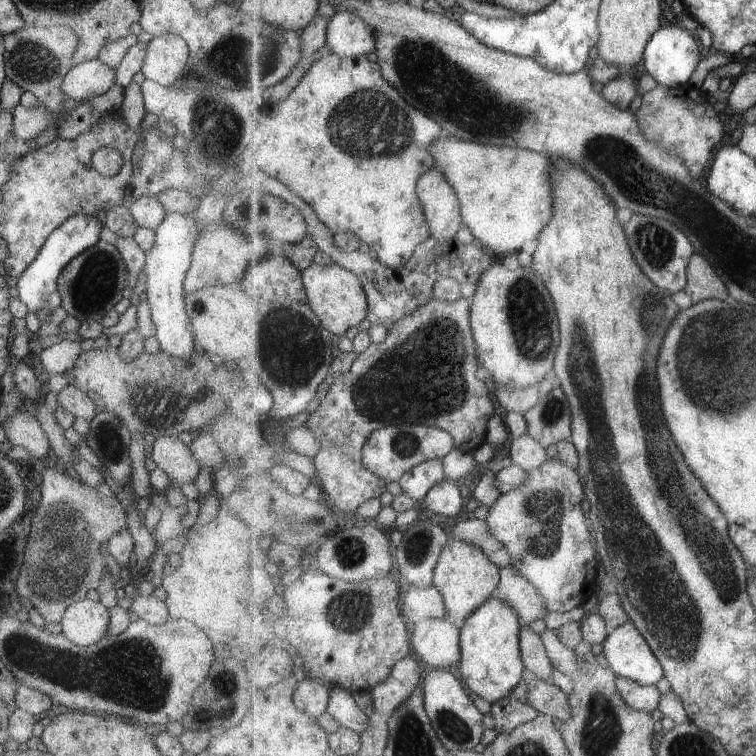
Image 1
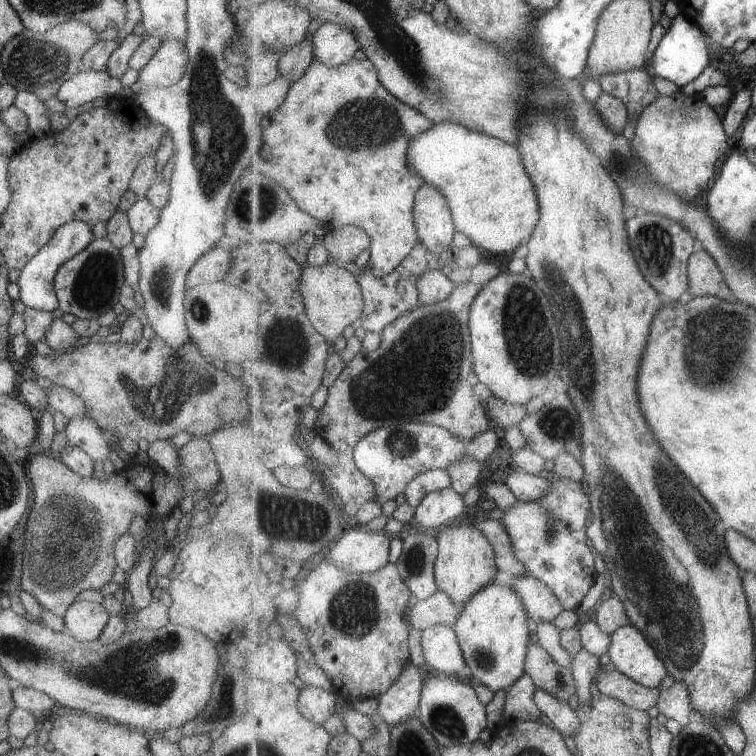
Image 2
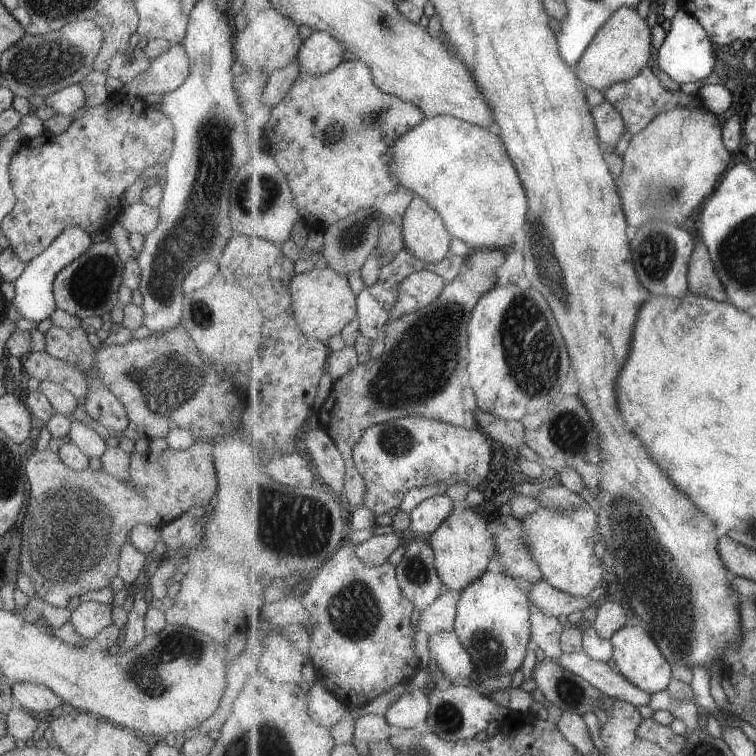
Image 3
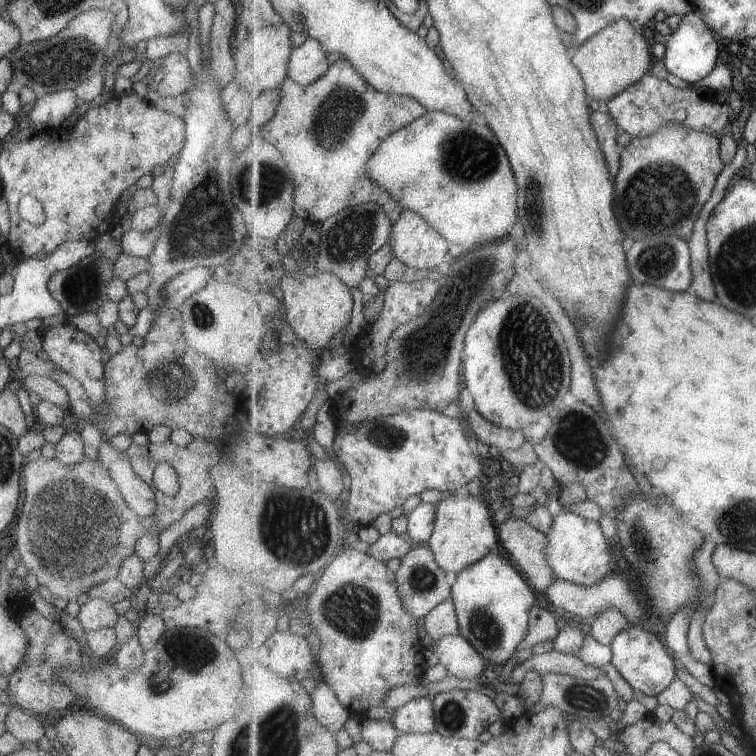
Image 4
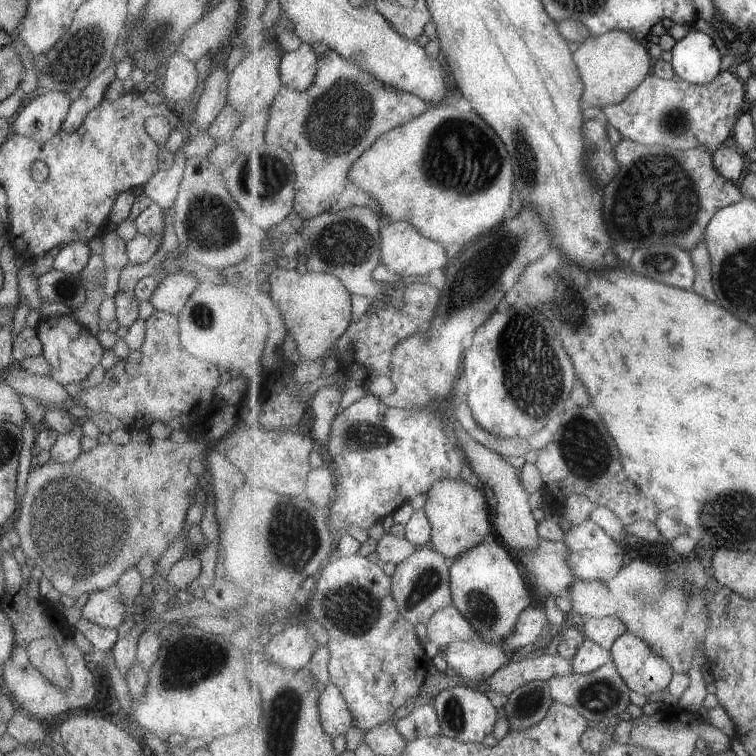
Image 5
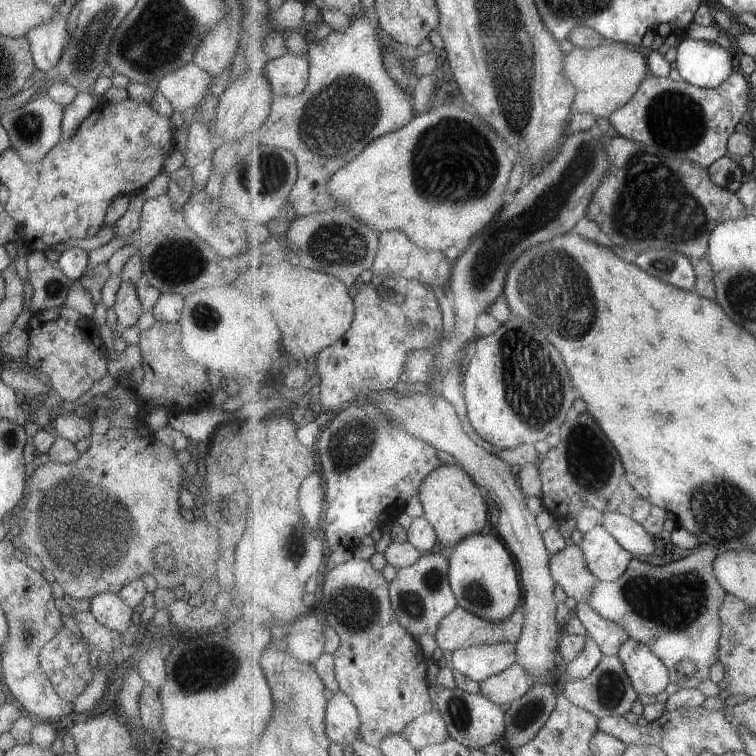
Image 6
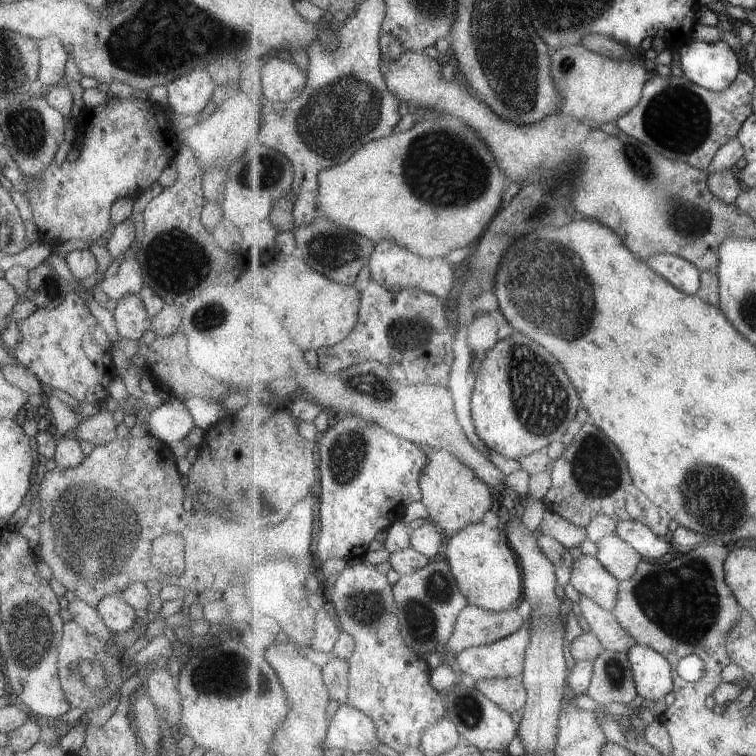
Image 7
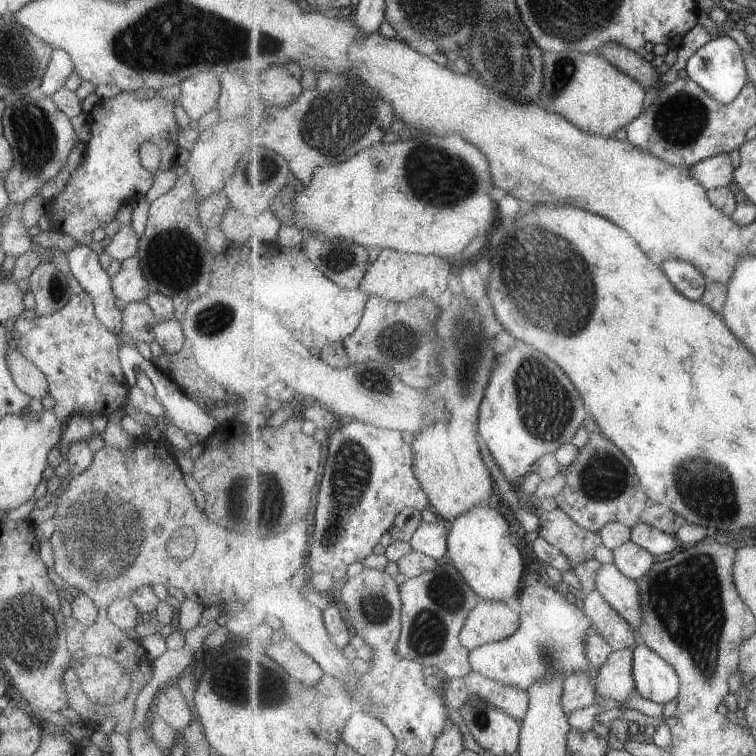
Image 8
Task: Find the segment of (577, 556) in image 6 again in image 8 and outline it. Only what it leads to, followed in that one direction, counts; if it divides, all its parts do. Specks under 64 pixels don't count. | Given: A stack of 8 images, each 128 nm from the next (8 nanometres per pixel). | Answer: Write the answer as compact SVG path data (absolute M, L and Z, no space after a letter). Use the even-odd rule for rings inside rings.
M613 563L601 564L594 573L594 590L601 592L606 602L609 602L635 630L639 628L643 624L639 584L633 578L625 576Z

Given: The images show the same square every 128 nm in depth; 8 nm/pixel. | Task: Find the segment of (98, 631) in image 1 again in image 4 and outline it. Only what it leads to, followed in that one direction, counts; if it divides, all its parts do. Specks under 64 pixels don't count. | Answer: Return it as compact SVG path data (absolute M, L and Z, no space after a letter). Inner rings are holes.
M89 599L79 606L77 620L83 630L112 627L118 620L117 612L104 599Z

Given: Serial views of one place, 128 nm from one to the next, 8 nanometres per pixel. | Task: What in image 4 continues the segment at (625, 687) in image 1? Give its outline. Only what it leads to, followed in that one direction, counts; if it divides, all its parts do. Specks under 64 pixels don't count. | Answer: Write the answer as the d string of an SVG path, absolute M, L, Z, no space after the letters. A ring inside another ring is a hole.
M553 649L540 655L533 654L522 663L516 665L509 680L513 684L521 684L527 678L527 673L535 671L544 677L547 673L561 673L580 679L594 679L605 675L605 668L589 666L578 655L568 655Z

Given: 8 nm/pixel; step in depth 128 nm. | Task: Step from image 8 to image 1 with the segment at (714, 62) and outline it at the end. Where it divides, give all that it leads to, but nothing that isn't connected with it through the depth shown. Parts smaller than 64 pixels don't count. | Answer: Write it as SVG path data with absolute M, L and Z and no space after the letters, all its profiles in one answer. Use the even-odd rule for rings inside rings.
M671 25L661 27L652 36L644 52L644 60L640 69L649 72L659 84L677 88L688 84L699 62L701 62L701 47L699 48L699 42L693 36L693 32L679 28L679 25Z

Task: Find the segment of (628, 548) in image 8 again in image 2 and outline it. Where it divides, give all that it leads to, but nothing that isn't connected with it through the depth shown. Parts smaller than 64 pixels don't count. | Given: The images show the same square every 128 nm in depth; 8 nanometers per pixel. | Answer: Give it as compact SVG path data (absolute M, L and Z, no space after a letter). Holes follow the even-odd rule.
M553 473L549 476L552 482L552 491L542 499L531 502L519 501L505 511L505 516L501 519L512 536L513 546L516 548L516 555L521 562L525 563L526 573L529 576L541 579L557 595L565 610L575 610L591 586L595 584L595 578L599 575L595 571L595 551L588 538L587 520L591 519L592 502L589 494L583 492L583 484L576 483L571 479L563 479Z

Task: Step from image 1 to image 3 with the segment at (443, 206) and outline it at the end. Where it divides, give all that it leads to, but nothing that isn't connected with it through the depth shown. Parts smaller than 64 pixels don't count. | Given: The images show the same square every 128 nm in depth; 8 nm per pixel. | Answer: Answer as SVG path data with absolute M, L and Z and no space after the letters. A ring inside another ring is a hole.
M416 196L402 222L404 245L418 259L441 262L450 251L452 236L443 217L424 198Z

